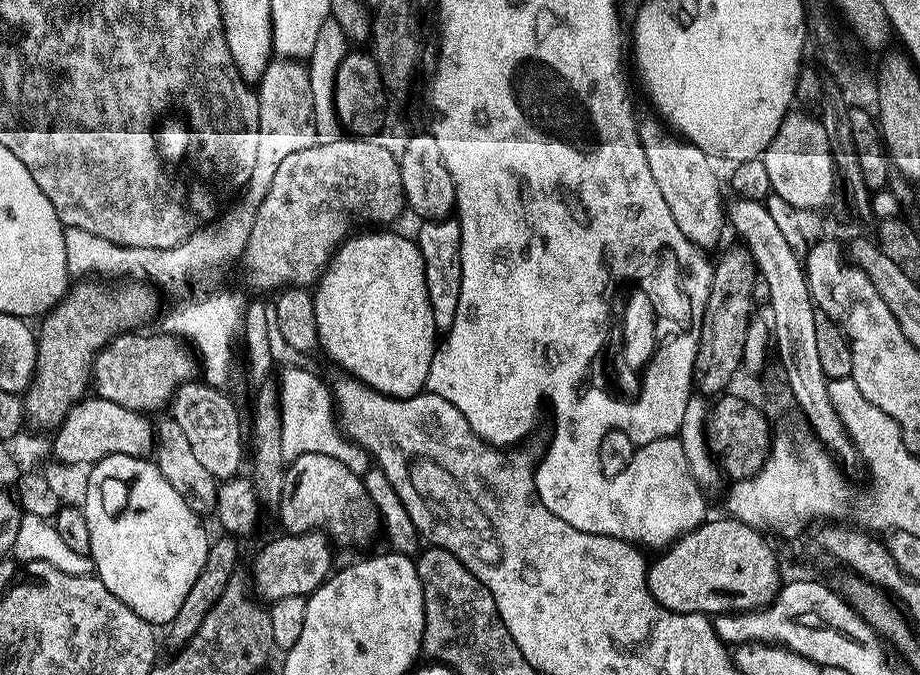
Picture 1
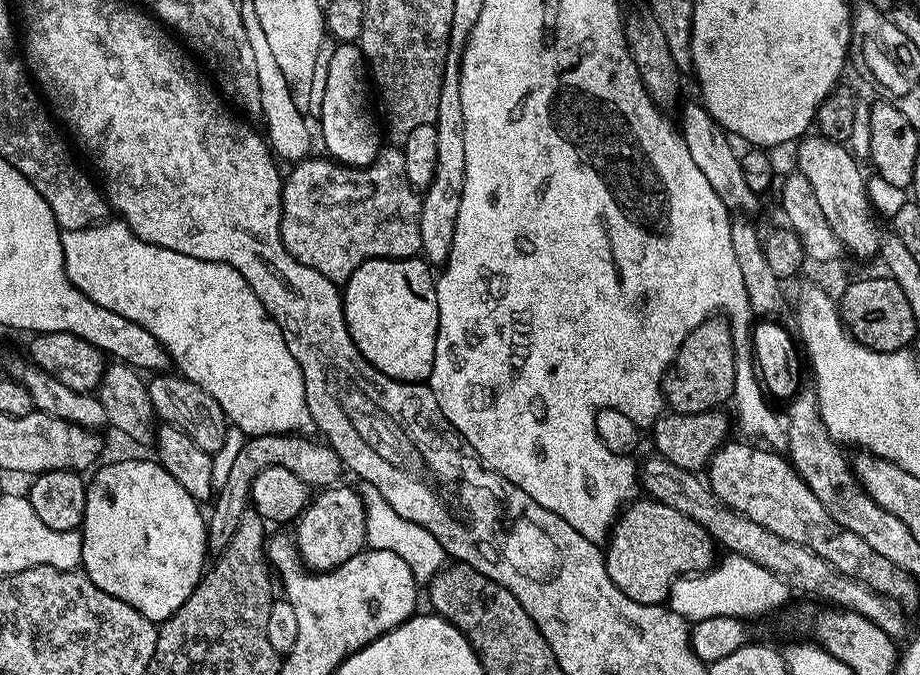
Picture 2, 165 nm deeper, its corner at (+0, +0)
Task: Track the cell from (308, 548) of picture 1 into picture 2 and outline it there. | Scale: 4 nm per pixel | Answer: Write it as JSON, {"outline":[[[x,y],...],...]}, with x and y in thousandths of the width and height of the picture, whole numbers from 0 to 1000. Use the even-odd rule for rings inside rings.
{"outline":[[[362,720],[345,727],[324,766],[322,812],[326,816],[329,840],[345,847],[362,847],[372,833],[380,833],[398,812],[398,756],[396,739],[384,723]]]}

